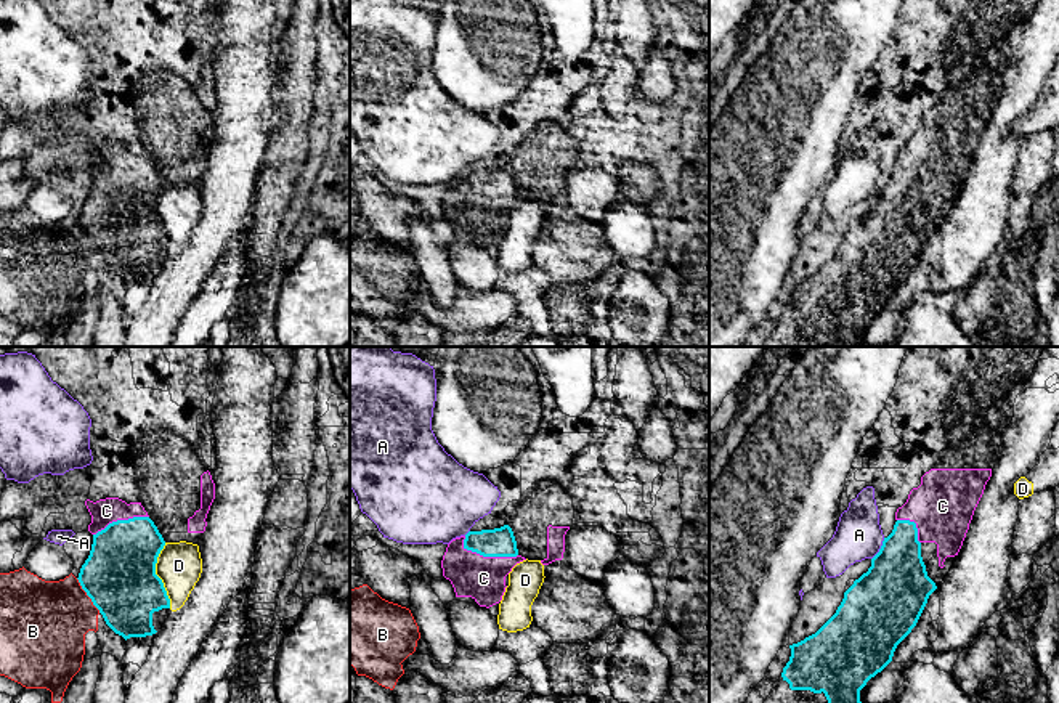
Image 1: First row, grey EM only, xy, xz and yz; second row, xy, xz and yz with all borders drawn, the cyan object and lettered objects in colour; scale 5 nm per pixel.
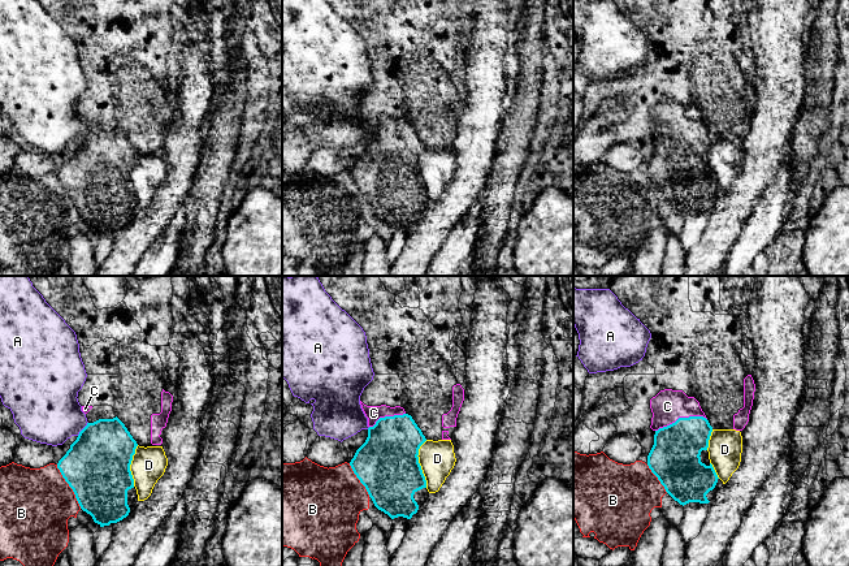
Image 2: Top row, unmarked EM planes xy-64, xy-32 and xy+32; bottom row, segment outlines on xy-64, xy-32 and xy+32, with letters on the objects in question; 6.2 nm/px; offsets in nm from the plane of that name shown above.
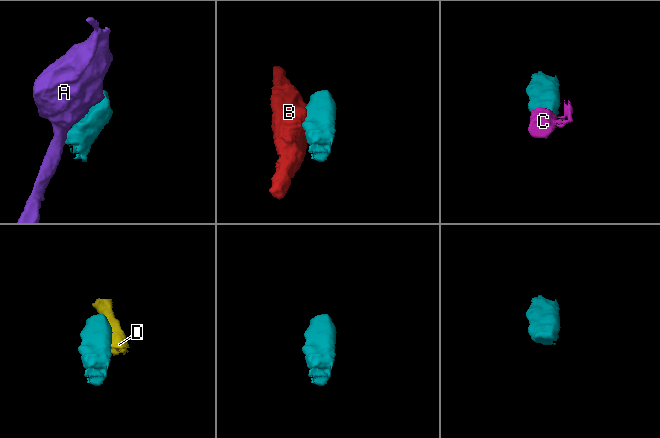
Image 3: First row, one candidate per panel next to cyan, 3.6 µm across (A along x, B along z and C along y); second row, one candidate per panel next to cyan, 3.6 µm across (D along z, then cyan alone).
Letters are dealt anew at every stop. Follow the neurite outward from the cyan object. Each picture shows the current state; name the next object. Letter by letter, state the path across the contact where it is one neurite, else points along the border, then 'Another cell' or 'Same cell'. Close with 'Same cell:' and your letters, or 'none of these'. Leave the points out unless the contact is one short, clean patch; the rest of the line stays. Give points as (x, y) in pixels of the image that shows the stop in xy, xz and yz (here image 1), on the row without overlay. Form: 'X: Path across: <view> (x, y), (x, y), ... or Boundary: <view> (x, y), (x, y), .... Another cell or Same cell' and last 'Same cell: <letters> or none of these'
A: Another cell
B: Another cell
C: Path across: xz (490, 183), (488, 196), (483, 219). Same cell
D: Another cell
Same cell: C

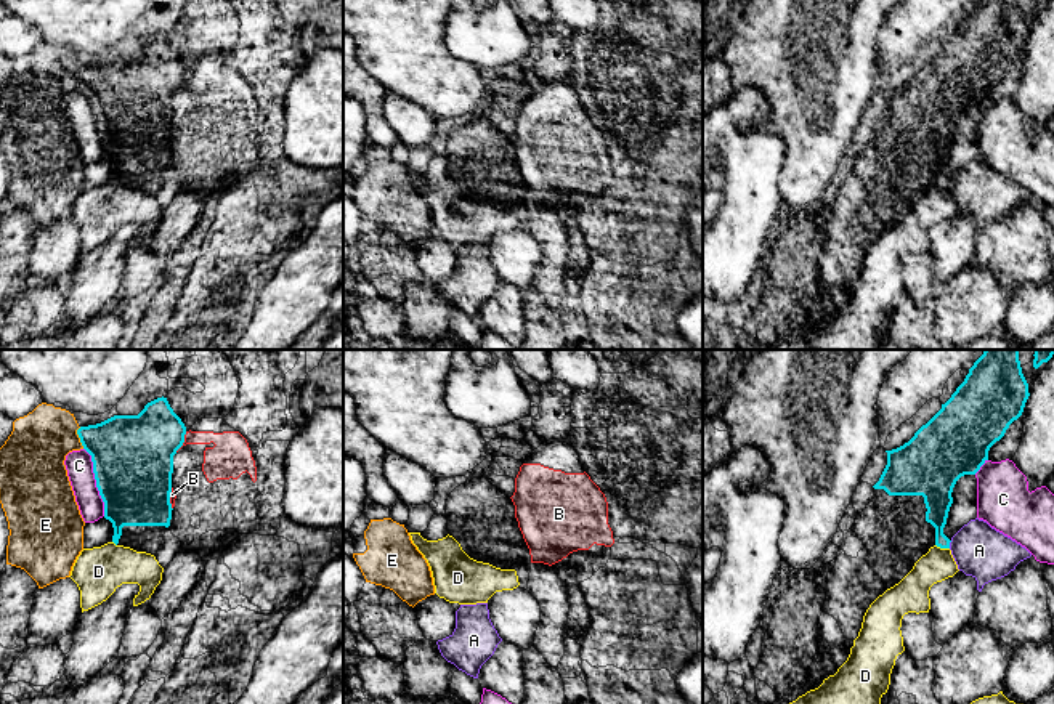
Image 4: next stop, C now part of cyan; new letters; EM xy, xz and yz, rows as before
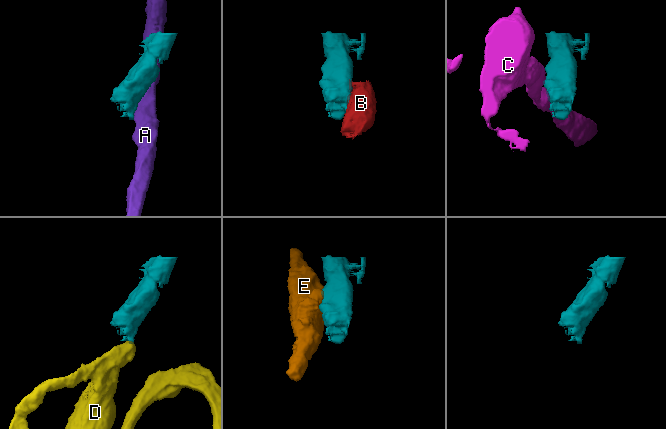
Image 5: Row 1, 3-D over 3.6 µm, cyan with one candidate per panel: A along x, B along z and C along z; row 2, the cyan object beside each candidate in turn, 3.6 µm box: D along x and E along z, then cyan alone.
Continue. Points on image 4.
A: Another cell
B: Another cell
C: Another cell
D: Boundary: yz (936, 185), (948, 190). Another cell
E: Another cell
Same cell: none of these

